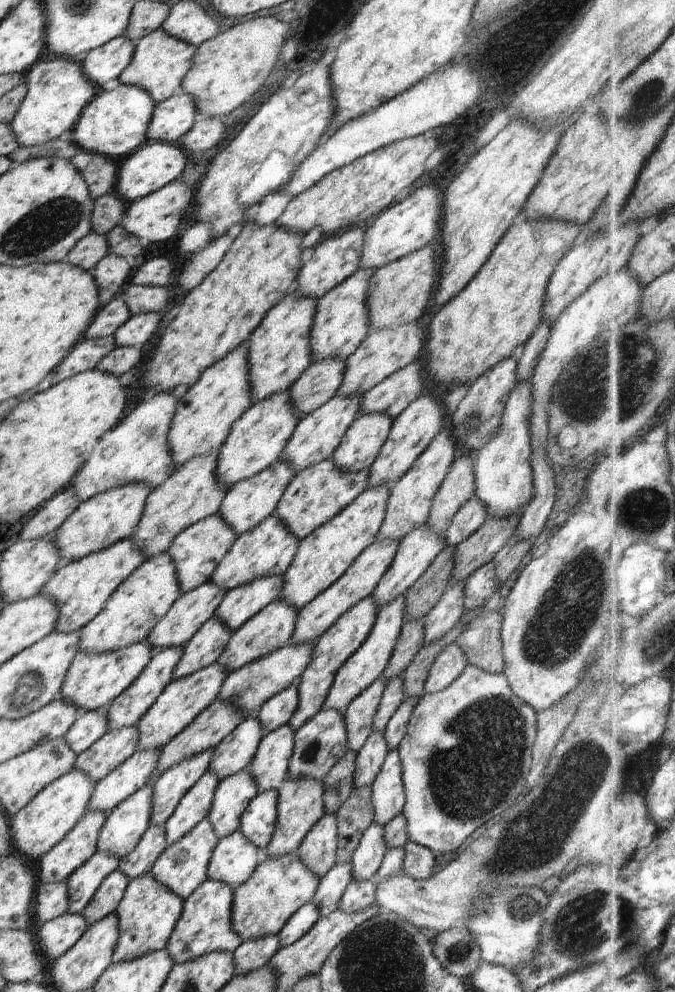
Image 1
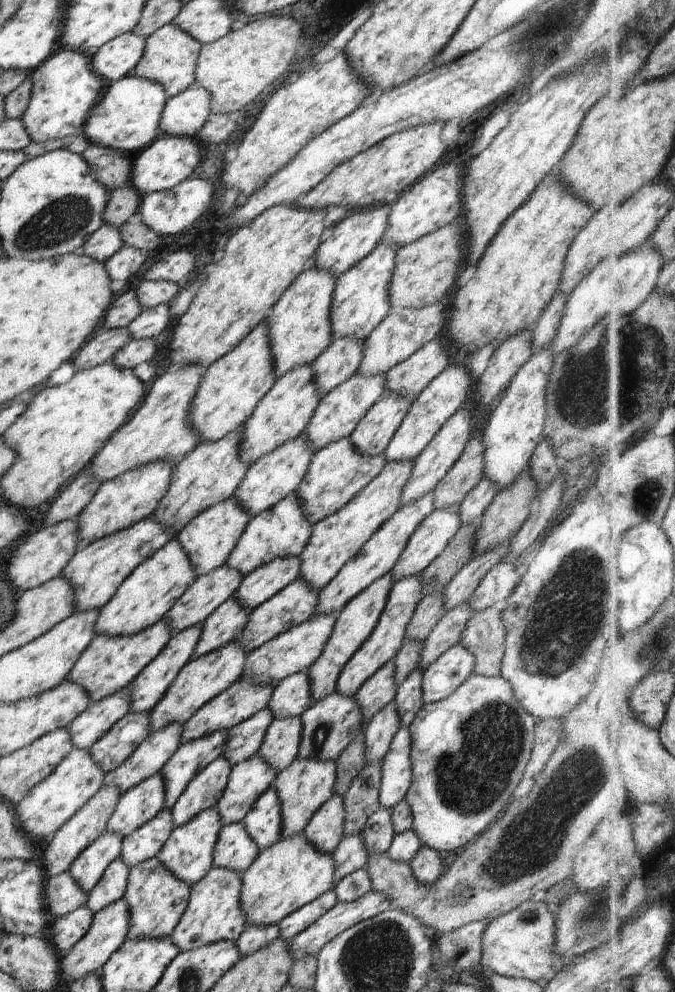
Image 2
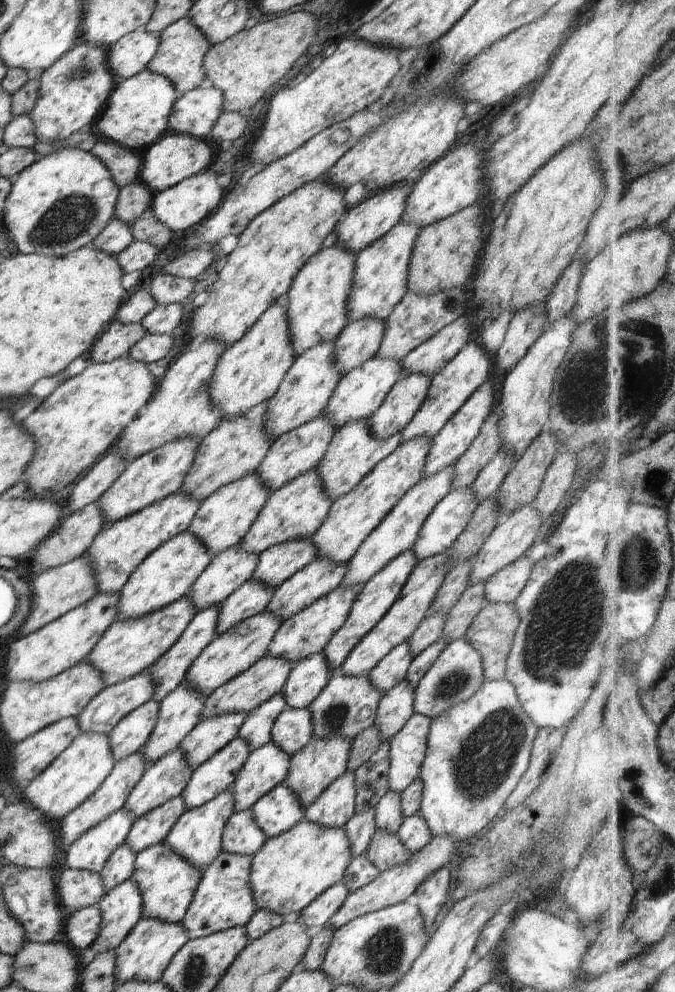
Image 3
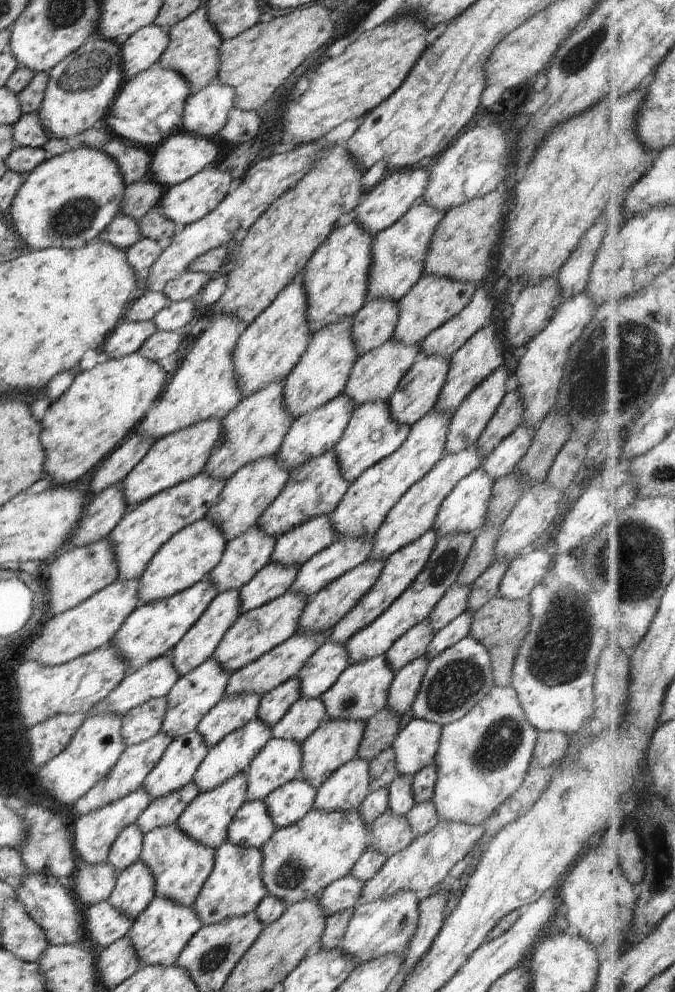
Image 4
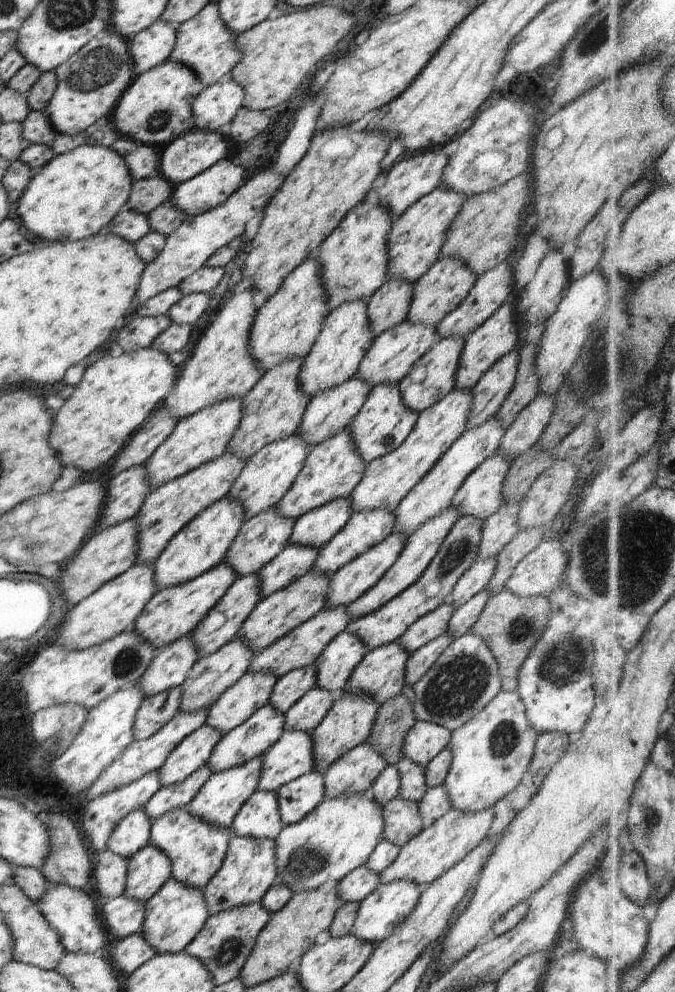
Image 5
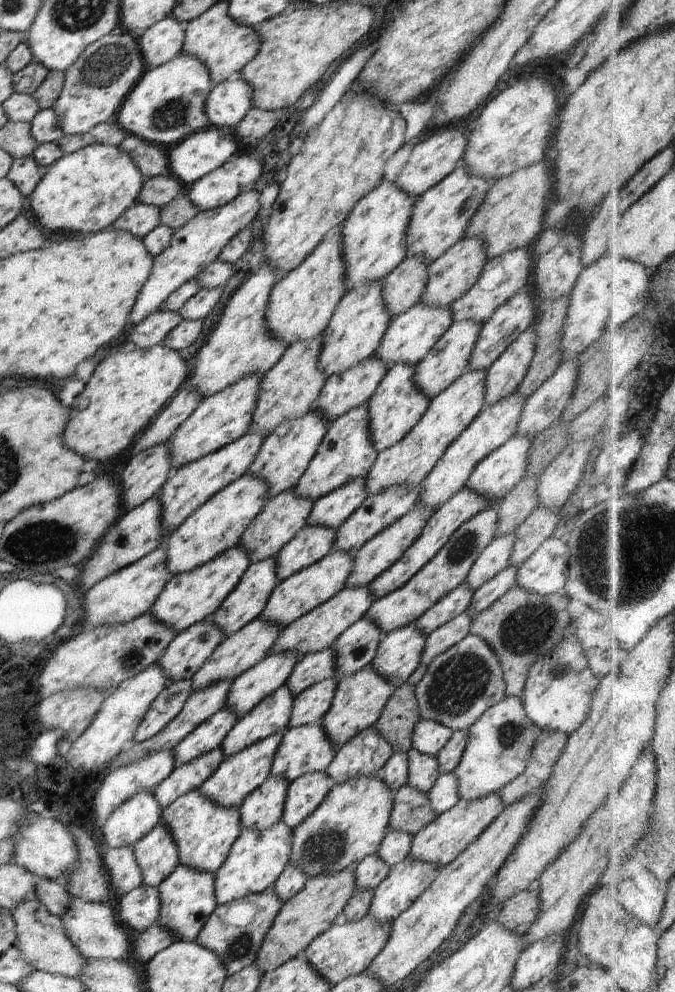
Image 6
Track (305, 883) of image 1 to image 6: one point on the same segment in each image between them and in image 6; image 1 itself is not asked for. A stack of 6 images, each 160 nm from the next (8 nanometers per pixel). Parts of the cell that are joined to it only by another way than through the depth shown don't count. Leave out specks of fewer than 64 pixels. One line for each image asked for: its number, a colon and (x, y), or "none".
2: (291, 873)
3: (289, 871)
4: (299, 861)
5: (339, 835)
6: (349, 825)

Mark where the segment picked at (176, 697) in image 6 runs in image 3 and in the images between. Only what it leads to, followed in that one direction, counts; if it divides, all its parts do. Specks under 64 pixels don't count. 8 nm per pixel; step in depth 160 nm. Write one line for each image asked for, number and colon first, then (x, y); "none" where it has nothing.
3: (128, 736)
4: (142, 722)
5: (154, 712)

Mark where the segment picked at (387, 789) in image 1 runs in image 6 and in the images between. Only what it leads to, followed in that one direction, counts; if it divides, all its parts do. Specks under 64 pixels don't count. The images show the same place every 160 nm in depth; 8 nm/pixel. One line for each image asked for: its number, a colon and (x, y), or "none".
2: (396, 772)
3: (407, 747)
4: (417, 742)
5: (424, 740)
6: (429, 737)

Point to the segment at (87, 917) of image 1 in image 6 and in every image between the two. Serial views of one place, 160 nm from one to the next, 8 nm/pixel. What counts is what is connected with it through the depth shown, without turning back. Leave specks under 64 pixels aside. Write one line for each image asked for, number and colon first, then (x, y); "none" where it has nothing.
2: (111, 887)
3: (119, 867)
4: (126, 850)
5: (132, 833)
6: (135, 818)

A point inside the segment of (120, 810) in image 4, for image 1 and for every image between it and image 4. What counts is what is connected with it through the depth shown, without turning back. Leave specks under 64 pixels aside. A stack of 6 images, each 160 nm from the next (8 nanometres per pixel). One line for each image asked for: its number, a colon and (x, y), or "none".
1: (82, 884)
2: (87, 869)
3: (90, 852)

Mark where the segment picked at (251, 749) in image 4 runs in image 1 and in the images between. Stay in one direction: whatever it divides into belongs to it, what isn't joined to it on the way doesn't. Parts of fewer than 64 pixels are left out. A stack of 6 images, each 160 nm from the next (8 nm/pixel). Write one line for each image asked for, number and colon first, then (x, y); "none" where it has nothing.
1: (193, 808)
2: (203, 791)
3: (217, 774)

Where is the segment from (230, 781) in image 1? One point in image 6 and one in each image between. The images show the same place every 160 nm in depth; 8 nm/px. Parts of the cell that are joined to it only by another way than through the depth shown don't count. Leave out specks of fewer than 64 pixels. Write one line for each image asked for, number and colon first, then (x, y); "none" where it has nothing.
2: (248, 780)
3: (266, 767)
4: (279, 761)
5: (291, 756)
6: (305, 749)

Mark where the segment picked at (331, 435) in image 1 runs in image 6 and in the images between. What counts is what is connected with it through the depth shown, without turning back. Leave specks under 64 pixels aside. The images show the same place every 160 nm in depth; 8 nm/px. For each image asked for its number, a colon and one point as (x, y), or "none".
2: (337, 414)
3: (359, 393)
4: (376, 374)
5: (392, 354)
6: (409, 337)

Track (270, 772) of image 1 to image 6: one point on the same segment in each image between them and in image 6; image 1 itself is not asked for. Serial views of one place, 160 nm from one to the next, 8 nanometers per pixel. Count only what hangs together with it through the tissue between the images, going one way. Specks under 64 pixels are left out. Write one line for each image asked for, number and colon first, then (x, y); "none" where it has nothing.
2: (280, 744)
3: (293, 729)
4: (305, 715)
5: (305, 715)
6: (308, 708)

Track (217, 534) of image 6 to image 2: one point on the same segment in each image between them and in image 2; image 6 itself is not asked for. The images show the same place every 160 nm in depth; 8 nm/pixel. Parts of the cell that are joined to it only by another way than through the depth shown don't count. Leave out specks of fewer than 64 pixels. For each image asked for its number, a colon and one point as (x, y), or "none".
2: (144, 598)
3: (165, 576)
4: (187, 558)
5: (201, 545)

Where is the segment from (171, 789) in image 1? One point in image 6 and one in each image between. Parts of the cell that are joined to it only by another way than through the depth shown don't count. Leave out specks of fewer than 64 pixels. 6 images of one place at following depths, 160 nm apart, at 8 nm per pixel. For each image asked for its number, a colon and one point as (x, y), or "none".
2: (190, 758)
3: (210, 735)
4: (231, 713)
5: (252, 691)
6: (251, 687)

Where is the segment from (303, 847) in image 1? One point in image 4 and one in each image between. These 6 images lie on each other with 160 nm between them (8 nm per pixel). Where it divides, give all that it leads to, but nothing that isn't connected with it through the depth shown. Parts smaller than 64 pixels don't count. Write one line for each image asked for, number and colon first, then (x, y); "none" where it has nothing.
2: (324, 831)
3: (334, 808)
4: (345, 790)

